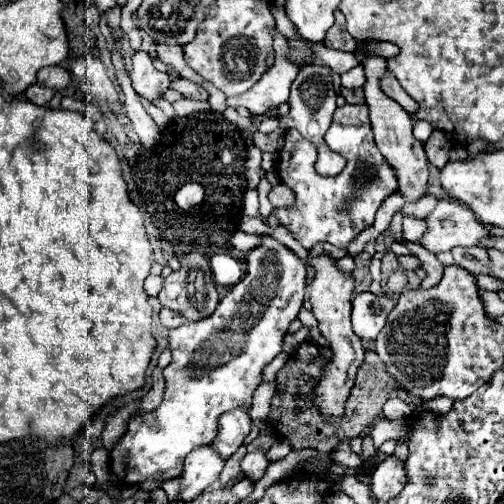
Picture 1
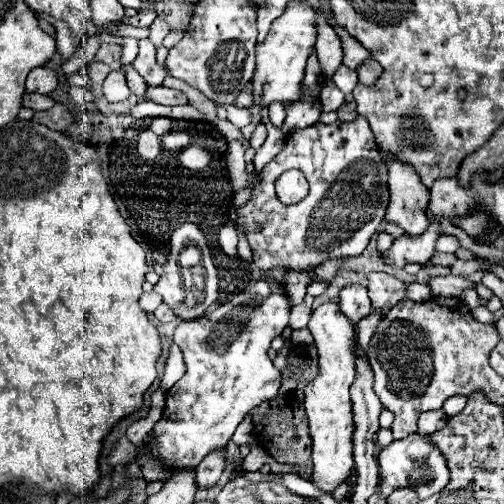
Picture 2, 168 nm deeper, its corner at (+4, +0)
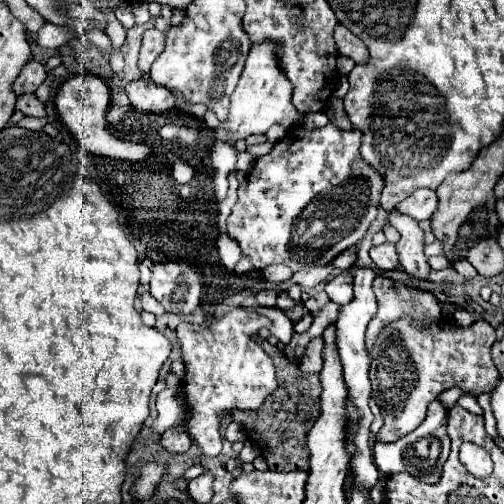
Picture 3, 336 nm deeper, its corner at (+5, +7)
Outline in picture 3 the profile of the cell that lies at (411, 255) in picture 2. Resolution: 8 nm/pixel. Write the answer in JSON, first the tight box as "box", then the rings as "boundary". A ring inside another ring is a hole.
{"box":[369,244,399,270],"boundary":[[[381,244],[377,248],[371,248],[369,256],[379,270],[395,270],[399,266],[395,244]]]}

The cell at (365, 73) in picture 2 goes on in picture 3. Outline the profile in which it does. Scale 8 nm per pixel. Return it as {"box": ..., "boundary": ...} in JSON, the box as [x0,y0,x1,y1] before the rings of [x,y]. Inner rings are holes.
{"box":[335,24,367,64],"boundary":[[[337,24],[337,28],[335,28],[335,42],[339,46],[339,52],[343,56],[355,60],[355,64],[363,64],[363,60],[367,62],[367,48],[343,24]]]}

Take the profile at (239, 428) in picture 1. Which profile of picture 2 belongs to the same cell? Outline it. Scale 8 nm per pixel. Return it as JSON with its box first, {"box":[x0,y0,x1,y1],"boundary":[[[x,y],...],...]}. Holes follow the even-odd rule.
{"box":[196,447,226,487],"boundary":[[[220,447],[220,451],[212,451],[206,459],[200,461],[196,467],[196,481],[200,487],[212,487],[218,483],[222,471],[226,465],[226,449]]]}

